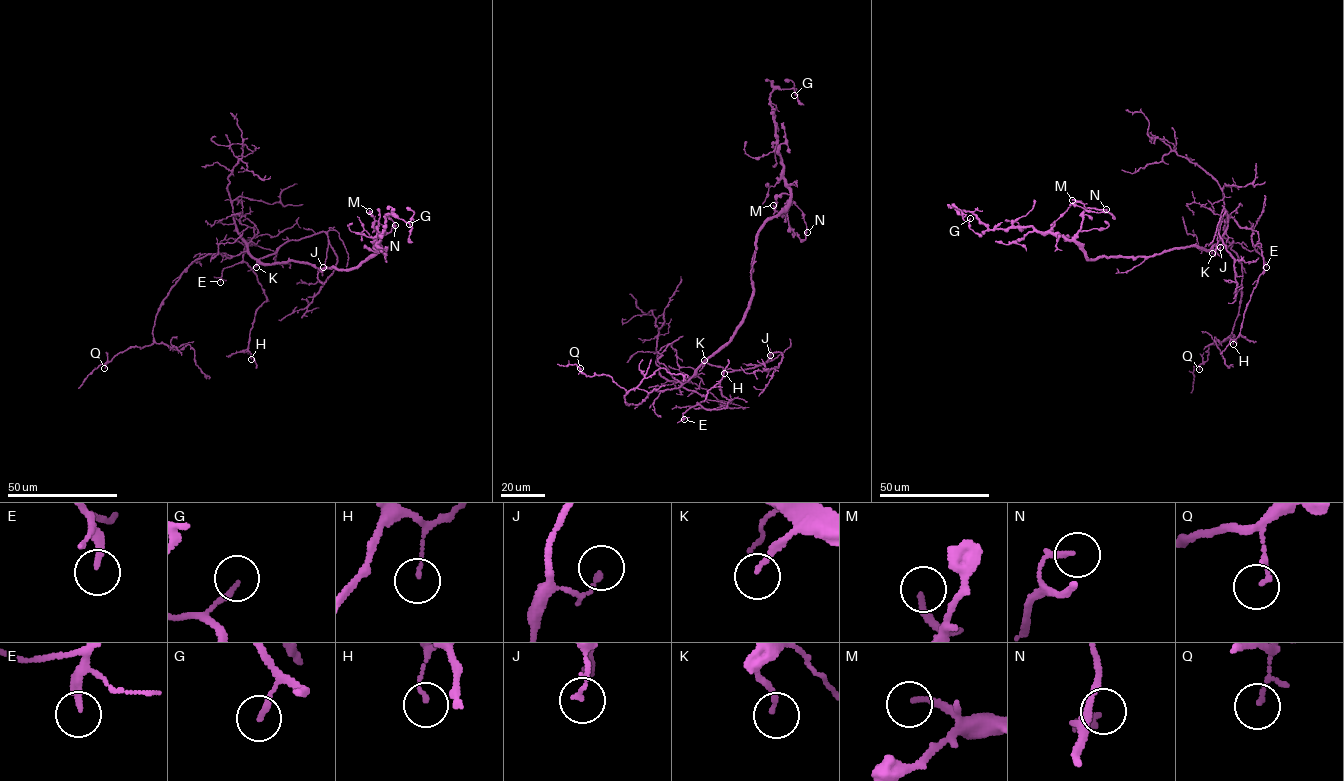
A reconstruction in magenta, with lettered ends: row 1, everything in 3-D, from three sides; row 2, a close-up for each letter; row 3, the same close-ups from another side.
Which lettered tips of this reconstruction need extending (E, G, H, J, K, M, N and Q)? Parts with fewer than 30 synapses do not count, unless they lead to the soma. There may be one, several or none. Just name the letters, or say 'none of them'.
K

